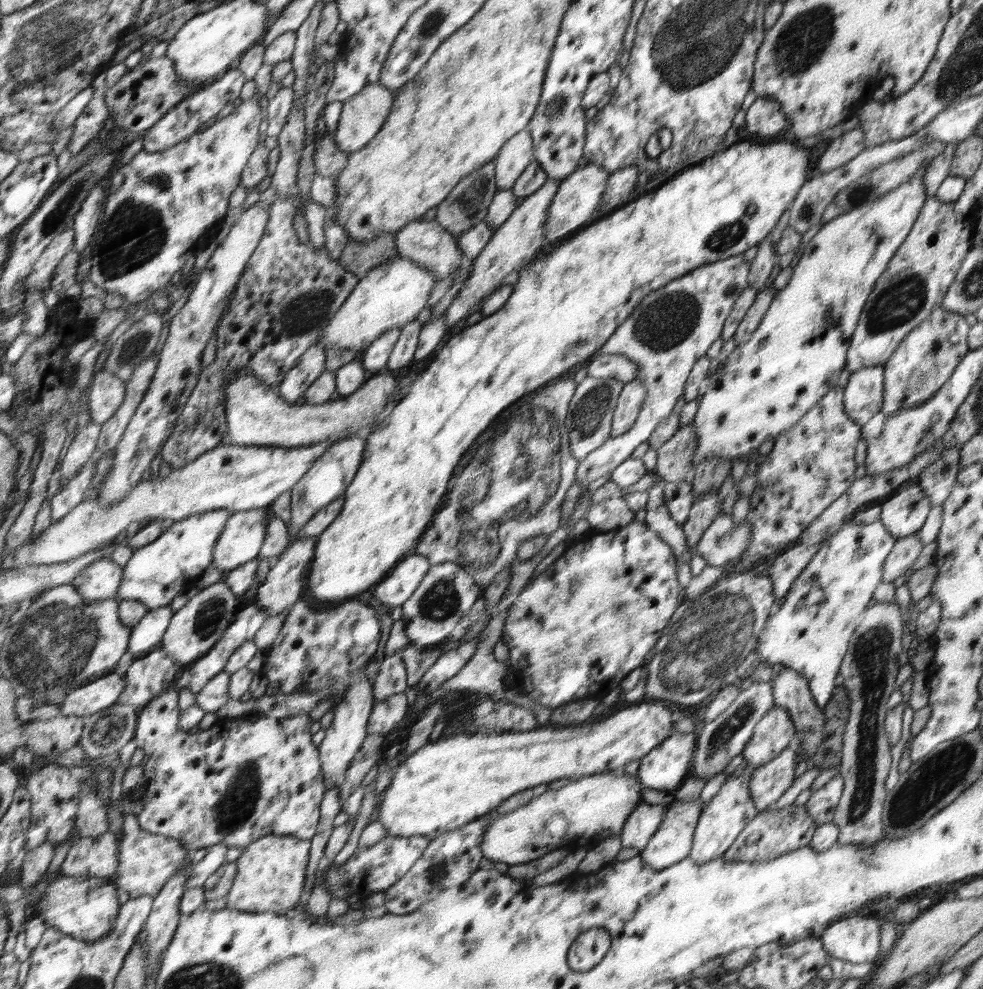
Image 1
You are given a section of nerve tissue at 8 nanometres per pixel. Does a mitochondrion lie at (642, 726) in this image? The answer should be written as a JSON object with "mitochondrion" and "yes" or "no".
{"mitochondrion":"no"}

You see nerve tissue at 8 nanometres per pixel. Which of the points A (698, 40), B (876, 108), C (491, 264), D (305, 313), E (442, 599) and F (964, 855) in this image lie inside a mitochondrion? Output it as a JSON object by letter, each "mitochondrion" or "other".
{"A":"mitochondrion","B":"other","C":"other","D":"mitochondrion","E":"mitochondrion","F":"other"}

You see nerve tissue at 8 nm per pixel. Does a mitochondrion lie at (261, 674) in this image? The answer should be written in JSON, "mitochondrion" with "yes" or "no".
{"mitochondrion":"no"}

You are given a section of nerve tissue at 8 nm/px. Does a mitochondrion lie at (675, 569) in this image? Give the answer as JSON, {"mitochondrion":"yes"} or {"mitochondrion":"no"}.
{"mitochondrion":"no"}

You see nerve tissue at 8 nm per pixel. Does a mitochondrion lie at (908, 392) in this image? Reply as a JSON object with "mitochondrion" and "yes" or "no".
{"mitochondrion":"no"}

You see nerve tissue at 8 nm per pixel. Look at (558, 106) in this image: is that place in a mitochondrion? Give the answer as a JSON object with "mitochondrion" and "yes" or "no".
{"mitochondrion":"yes"}

